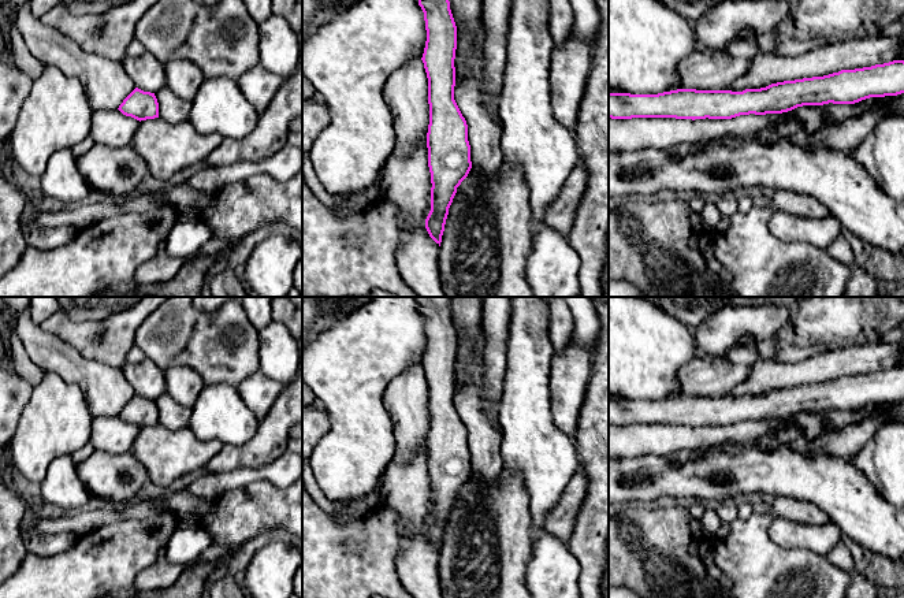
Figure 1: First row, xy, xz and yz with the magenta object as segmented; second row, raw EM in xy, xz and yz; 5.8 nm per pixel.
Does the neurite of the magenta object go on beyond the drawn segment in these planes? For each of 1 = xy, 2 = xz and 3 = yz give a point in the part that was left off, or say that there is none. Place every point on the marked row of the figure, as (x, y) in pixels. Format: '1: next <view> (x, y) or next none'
1: next none
2: next none
3: next none

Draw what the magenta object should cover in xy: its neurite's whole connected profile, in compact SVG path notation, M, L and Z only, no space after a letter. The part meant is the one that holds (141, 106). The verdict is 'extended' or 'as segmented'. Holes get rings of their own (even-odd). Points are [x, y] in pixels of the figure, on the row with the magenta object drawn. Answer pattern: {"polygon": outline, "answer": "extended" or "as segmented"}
{"polygon": "M135 88L118 108L123 115L137 120L159 118L159 103L155 93Z", "answer": "as segmented"}

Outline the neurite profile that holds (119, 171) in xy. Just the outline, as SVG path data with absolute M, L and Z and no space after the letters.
M94 145L77 159L77 167L96 194L127 196L149 179L145 159L131 145Z

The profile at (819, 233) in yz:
M774 208L769 230L782 241L804 242L826 249L841 234L842 227L830 213L822 219L810 219Z

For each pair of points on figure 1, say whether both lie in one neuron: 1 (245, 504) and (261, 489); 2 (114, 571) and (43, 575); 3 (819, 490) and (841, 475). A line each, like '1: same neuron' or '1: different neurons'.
1: same neuron
2: same neuron
3: same neuron

